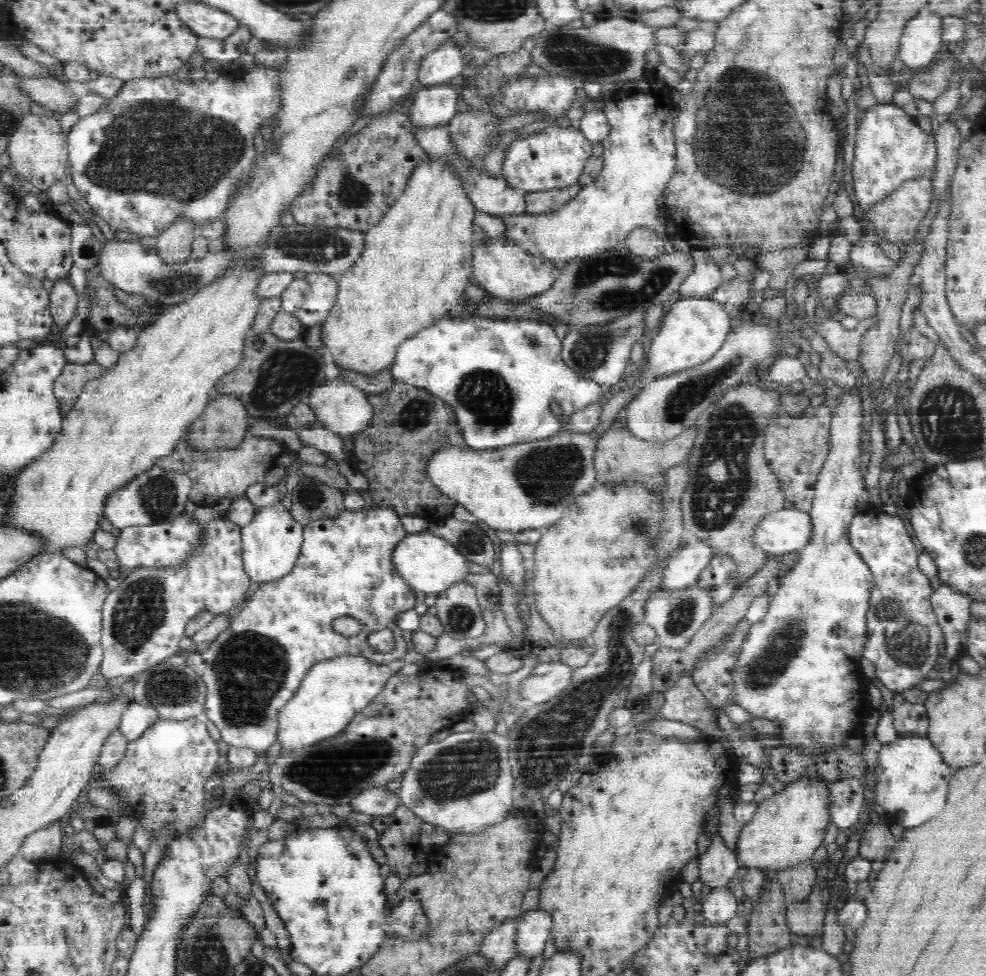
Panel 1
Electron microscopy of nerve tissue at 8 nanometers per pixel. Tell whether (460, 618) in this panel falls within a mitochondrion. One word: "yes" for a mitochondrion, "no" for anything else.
yes

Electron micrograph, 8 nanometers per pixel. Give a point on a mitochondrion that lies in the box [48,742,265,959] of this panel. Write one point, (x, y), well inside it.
(101, 819)

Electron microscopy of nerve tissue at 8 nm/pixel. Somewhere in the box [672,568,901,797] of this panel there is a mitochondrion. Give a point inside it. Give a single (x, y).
(783, 644)

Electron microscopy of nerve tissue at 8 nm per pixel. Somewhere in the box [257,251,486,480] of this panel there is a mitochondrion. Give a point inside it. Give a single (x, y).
(422, 411)

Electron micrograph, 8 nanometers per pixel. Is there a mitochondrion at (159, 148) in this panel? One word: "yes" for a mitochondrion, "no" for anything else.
yes

